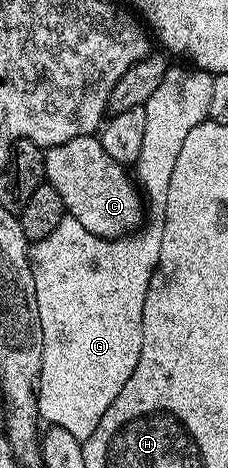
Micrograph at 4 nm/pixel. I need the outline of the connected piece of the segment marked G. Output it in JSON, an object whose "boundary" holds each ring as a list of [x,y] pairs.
{"boundary":[[[67,215],[62,219],[62,223],[58,223],[58,227],[54,227],[54,231],[50,231],[50,235],[46,235],[46,239],[35,242],[31,246],[28,262],[32,264],[34,295],[38,299],[38,319],[42,323],[42,339],[44,340],[40,380],[36,387],[36,412],[41,422],[62,427],[62,431],[68,431],[70,435],[74,435],[74,439],[83,443],[94,431],[94,427],[98,427],[102,415],[106,415],[106,407],[110,407],[110,403],[118,399],[118,391],[122,391],[126,379],[134,375],[134,367],[138,367],[138,355],[142,355],[142,307],[146,303],[146,291],[150,287],[152,272],[156,269],[161,251],[162,231],[159,224],[154,223],[149,229],[141,228],[127,237],[99,237],[86,231],[86,227],[78,223],[78,219]]]}

